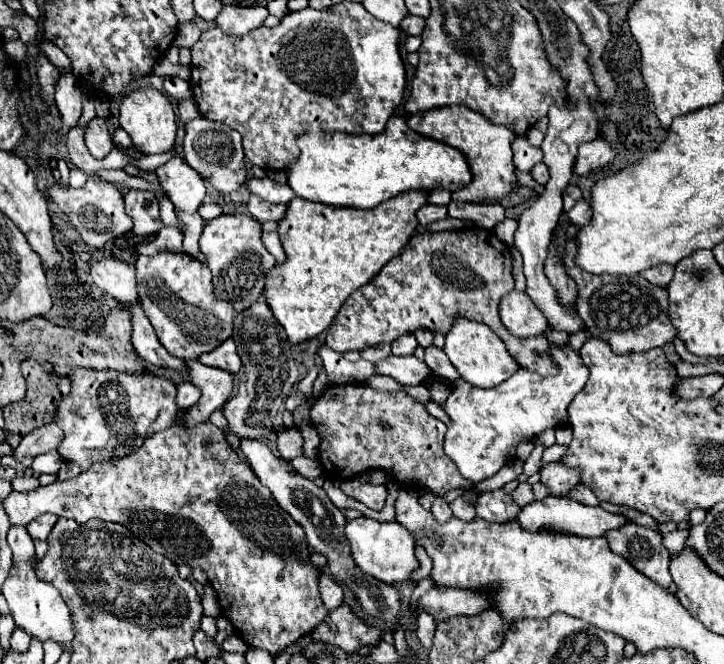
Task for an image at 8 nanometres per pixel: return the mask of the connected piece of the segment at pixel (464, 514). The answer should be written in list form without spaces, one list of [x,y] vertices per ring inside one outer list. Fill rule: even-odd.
[[[463,498],[453,500],[453,502],[449,504],[449,508],[453,510],[453,516],[459,518],[459,520],[463,520],[463,522],[471,522],[471,520],[475,518],[475,508],[473,508],[469,502],[465,502]]]

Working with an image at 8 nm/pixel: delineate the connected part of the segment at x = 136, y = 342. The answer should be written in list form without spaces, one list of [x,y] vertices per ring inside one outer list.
[[[141,306],[131,308],[131,320],[133,320],[133,346],[137,354],[149,362],[153,368],[165,368],[165,370],[177,370],[177,372],[189,372],[187,364],[175,356],[171,356],[159,338],[155,336],[155,330],[147,316],[143,314]]]

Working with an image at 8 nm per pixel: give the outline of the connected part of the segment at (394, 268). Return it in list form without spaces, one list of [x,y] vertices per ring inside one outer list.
[[[469,226],[461,230],[447,232],[423,232],[415,234],[407,246],[387,262],[381,272],[355,290],[339,314],[335,316],[331,328],[327,330],[327,346],[337,352],[365,350],[377,344],[391,344],[407,332],[417,328],[429,328],[431,332],[449,332],[457,316],[479,320],[487,324],[503,342],[509,354],[525,368],[543,374],[555,374],[555,366],[547,358],[547,336],[535,338],[515,338],[511,336],[503,322],[499,320],[499,302],[503,294],[515,288],[511,274],[511,252],[505,242],[501,242],[495,232]]]

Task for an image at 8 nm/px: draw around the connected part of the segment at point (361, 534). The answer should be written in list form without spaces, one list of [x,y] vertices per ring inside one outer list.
[[[361,516],[347,522],[345,536],[351,544],[355,564],[365,574],[381,582],[399,584],[403,580],[409,580],[411,574],[419,568],[419,560],[415,556],[415,540],[411,540],[411,532],[403,530],[403,526],[399,526],[397,522],[377,522]]]

